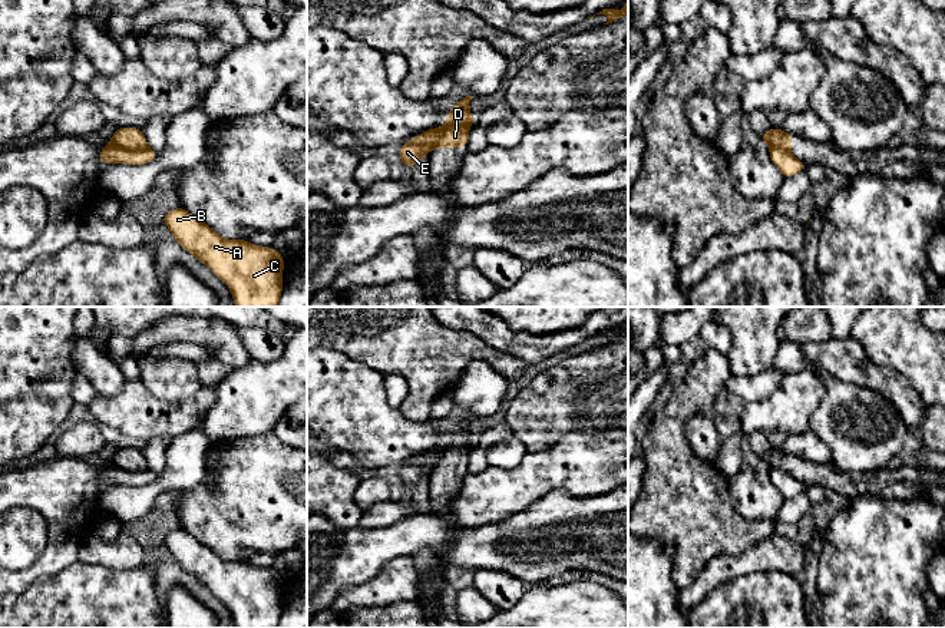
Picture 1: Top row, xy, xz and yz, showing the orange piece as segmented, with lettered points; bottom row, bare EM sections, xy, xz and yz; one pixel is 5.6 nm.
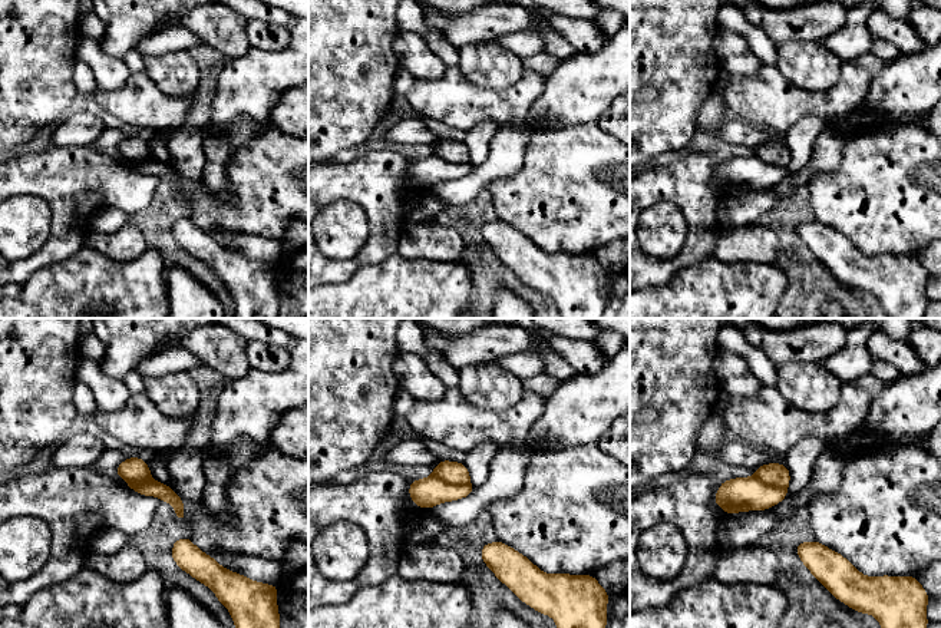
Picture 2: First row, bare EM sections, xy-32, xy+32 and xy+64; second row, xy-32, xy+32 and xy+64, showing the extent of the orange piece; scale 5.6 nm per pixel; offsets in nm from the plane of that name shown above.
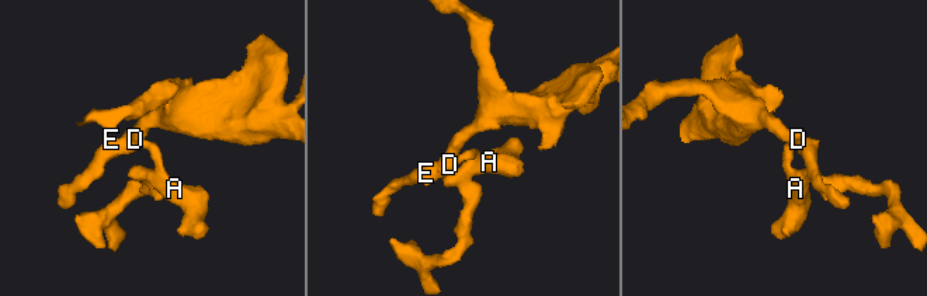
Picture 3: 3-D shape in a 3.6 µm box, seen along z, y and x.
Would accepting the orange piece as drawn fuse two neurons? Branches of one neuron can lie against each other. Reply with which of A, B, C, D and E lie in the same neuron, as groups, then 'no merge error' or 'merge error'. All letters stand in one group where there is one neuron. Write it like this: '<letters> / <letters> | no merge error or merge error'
A B C E / D | merge error

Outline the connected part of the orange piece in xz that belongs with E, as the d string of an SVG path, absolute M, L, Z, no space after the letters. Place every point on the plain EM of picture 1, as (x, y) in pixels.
M433 449L406 463L399 470L399 482L407 489L416 487L423 482L426 475L430 475L430 472L434 470L434 466L440 460L440 455L442 449Z

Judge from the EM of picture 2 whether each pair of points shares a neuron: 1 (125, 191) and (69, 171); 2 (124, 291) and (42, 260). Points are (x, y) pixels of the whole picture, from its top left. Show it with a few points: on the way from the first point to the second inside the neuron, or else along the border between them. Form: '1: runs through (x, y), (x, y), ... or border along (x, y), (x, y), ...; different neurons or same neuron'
1: runs through (111, 182), (83, 181); same neuron
2: border along (82, 245), (66, 258), (38, 268), (25, 280); different neurons

